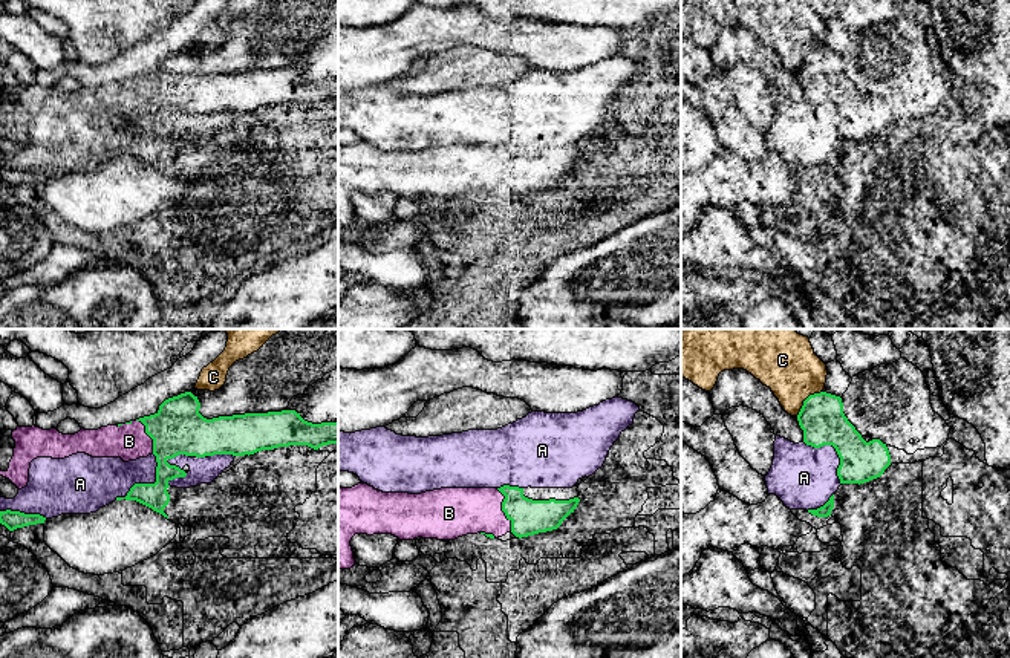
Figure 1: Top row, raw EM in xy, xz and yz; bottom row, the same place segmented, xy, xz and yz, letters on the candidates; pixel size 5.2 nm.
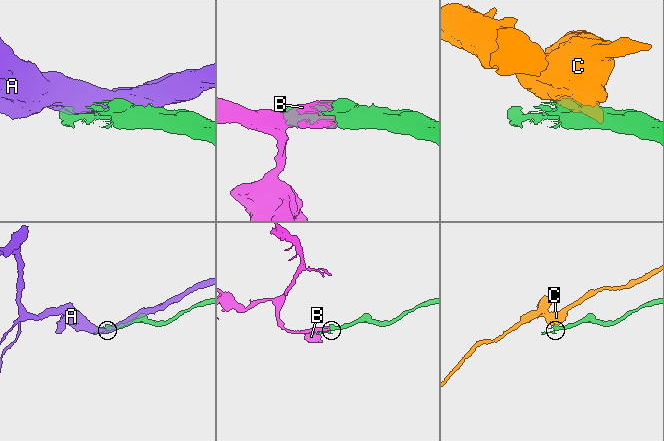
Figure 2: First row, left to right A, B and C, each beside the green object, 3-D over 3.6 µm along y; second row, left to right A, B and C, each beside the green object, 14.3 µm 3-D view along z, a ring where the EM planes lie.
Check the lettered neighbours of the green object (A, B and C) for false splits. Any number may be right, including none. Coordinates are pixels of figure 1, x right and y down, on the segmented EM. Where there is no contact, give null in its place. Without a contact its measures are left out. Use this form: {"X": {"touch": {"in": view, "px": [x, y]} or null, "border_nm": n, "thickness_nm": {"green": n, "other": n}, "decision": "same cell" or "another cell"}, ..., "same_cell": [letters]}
{"A": {"touch": {"in": "xy", "px": [147, 484]}, "border_nm": 320, "thickness_nm": {"green": 160, "other": 240}, "decision": "another cell"}, "B": {"touch": {"in": "xz", "px": [502, 510]}, "border_nm": 240, "thickness_nm": {"green": 190, "other": 260}, "decision": "same cell"}, "C": {"touch": {"in": "yz", "px": [805, 400]}, "border_nm": 200, "thickness_nm": {"green": 240, "other": 320}, "decision": "another cell"}, "same_cell": ["B"]}

